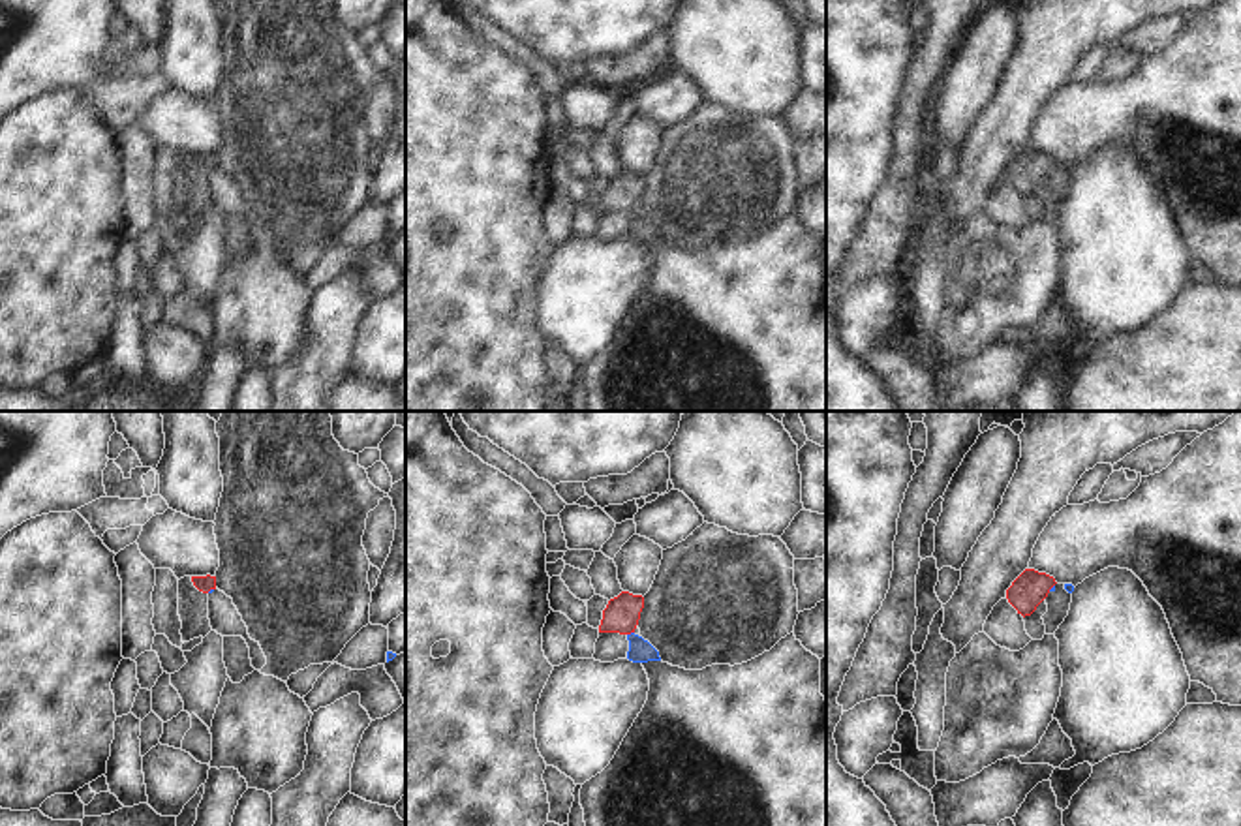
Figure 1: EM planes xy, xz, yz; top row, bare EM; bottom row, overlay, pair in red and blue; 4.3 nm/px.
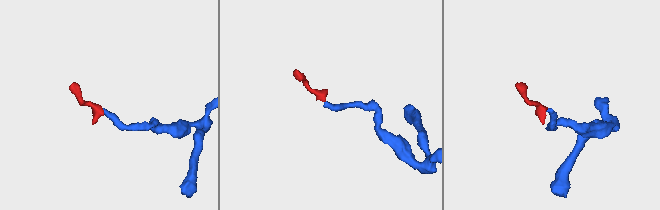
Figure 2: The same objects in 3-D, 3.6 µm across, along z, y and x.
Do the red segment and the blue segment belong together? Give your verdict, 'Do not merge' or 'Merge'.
Merge

